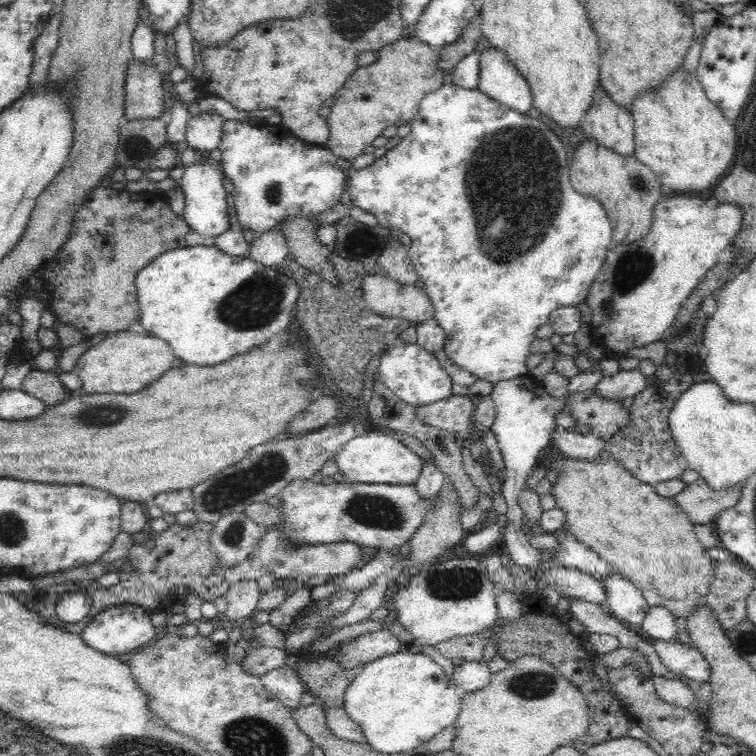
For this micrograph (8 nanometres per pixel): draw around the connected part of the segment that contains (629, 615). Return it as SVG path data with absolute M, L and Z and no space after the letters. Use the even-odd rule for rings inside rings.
M610 573L608 577L601 578L601 580L604 583L610 616L625 625L635 624L640 627L651 608L641 591L617 573Z

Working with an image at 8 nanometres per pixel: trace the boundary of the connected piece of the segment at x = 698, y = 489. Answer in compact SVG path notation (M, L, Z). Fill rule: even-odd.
M702 478L685 485L672 500L689 516L694 524L712 525L715 516L738 502L743 483L732 488L715 491Z

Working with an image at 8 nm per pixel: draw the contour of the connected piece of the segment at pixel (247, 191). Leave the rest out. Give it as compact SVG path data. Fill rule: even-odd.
M228 120L224 124L219 149L222 150L220 165L234 185L233 197L238 220L256 235L270 231L284 219L310 219L341 202L346 173L337 156L324 146L300 140L282 125L264 123L251 126L242 121Z

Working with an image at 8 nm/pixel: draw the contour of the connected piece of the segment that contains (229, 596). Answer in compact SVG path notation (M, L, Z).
M242 580L234 586L228 587L225 595L228 608L221 615L229 628L246 621L248 615L255 612L261 598L261 590L256 586L256 580Z

